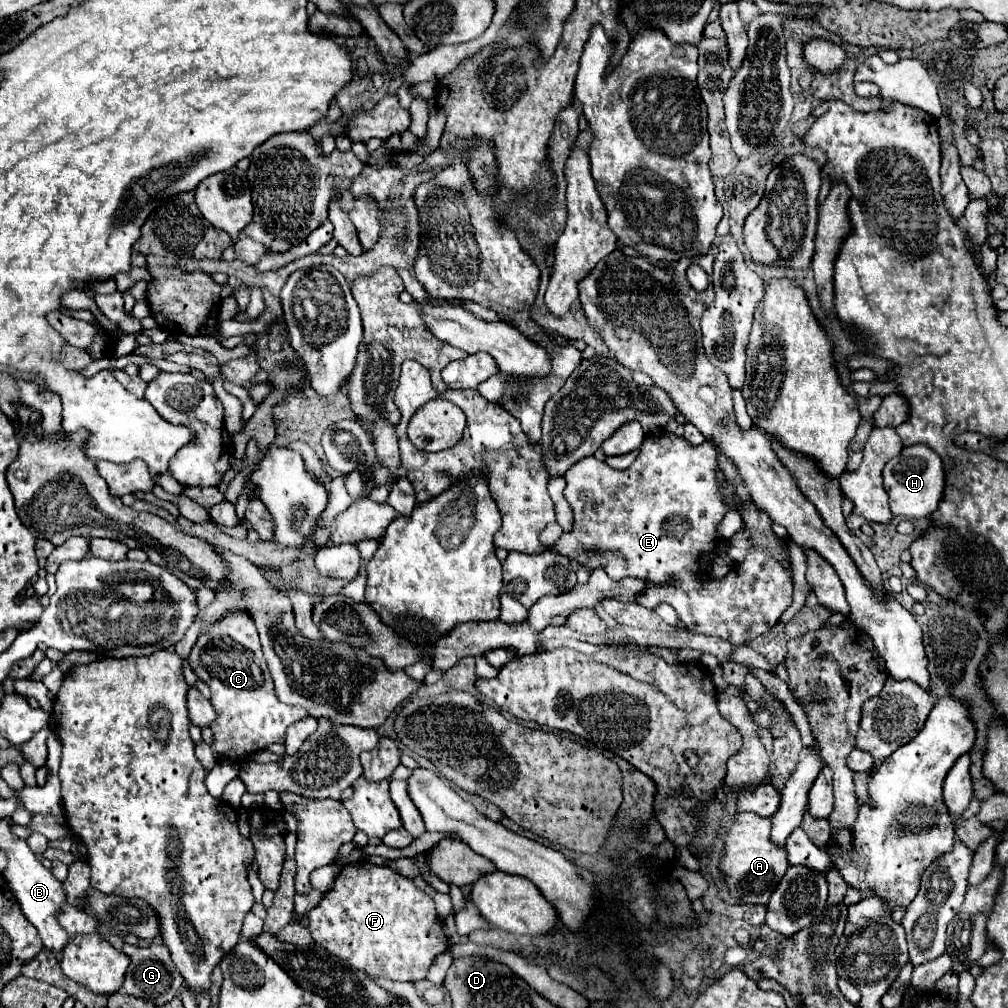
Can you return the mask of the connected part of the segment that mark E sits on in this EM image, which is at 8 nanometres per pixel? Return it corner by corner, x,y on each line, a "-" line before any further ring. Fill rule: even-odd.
666,429
646,435
636,461
624,471
612,469
596,457
584,457
564,475
568,481
564,497
574,511
574,527
554,543
554,549
564,557
580,561
588,571
602,567
614,581
622,581
624,577
640,577
642,581
648,581
648,589
640,593
638,601
642,607
656,609
660,603
668,603
676,609
680,623
686,629
726,639
734,647
744,647
758,635
770,631
784,609
792,605
792,577
766,549
748,549
746,561
734,563
720,579
708,573
716,555
716,541
712,539
718,525
712,525
712,521
722,521
726,513
714,477
716,469
716,449
708,441
694,447
-
668,577
672,577
676,585
664,585

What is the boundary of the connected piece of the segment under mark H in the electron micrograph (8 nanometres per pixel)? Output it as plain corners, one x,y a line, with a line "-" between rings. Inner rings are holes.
910,445
892,457
884,467
884,487
890,497
890,509
894,517
928,517
936,507
944,491
942,459
928,445

